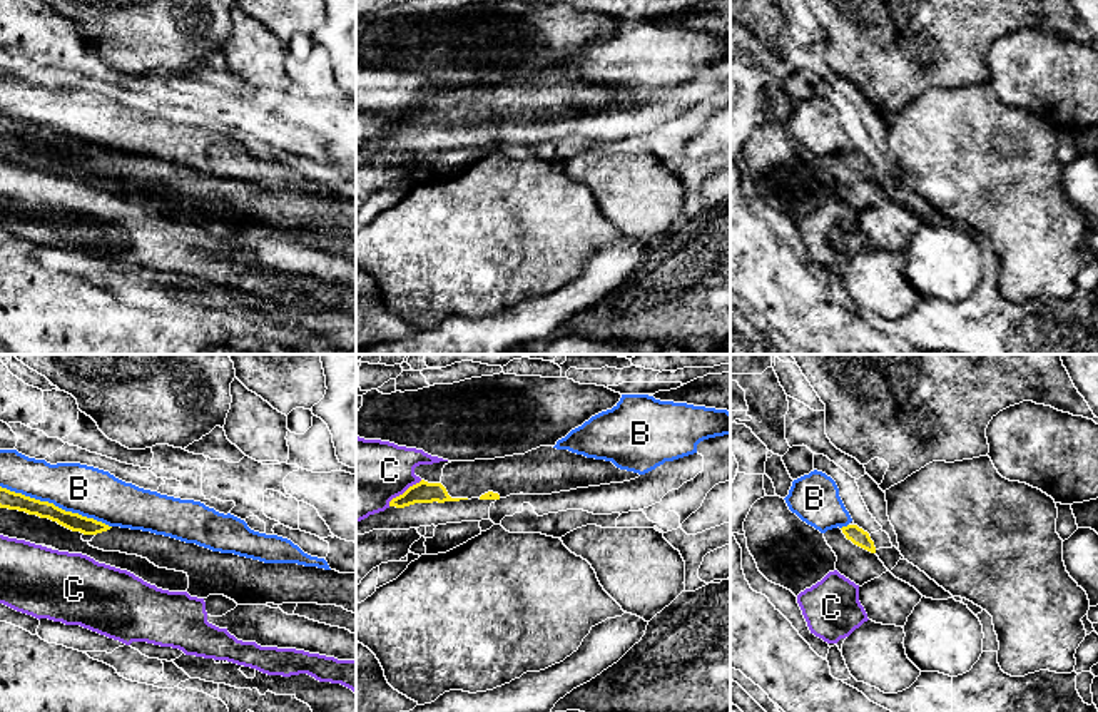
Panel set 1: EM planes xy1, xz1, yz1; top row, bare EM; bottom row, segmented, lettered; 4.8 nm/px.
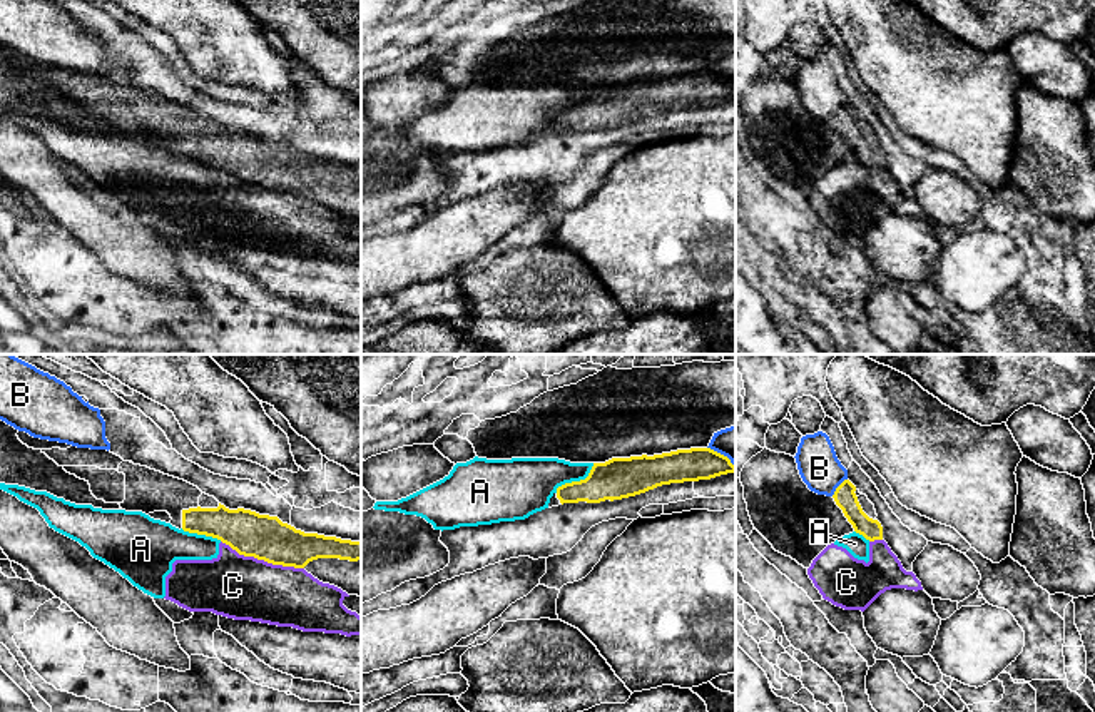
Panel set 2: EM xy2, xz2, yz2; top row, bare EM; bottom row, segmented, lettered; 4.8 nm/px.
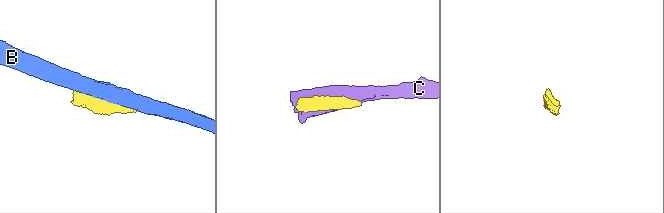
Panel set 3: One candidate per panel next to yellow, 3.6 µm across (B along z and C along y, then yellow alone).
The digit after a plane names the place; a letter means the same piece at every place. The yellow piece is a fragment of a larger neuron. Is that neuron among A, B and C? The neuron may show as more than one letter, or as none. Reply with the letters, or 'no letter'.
no letter

